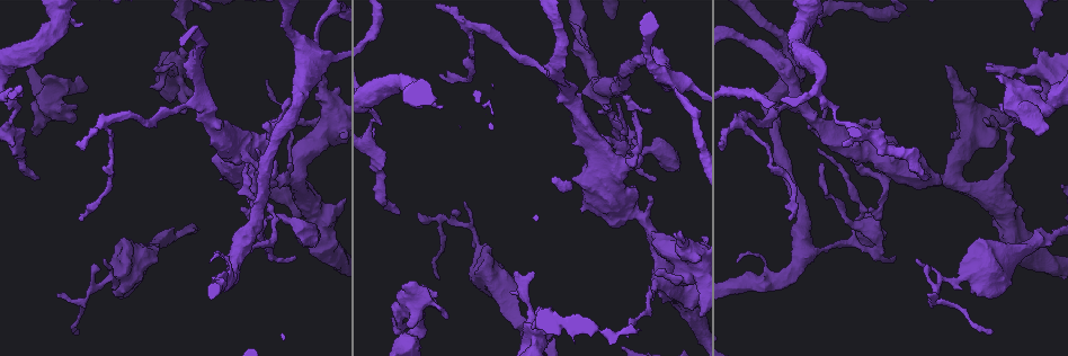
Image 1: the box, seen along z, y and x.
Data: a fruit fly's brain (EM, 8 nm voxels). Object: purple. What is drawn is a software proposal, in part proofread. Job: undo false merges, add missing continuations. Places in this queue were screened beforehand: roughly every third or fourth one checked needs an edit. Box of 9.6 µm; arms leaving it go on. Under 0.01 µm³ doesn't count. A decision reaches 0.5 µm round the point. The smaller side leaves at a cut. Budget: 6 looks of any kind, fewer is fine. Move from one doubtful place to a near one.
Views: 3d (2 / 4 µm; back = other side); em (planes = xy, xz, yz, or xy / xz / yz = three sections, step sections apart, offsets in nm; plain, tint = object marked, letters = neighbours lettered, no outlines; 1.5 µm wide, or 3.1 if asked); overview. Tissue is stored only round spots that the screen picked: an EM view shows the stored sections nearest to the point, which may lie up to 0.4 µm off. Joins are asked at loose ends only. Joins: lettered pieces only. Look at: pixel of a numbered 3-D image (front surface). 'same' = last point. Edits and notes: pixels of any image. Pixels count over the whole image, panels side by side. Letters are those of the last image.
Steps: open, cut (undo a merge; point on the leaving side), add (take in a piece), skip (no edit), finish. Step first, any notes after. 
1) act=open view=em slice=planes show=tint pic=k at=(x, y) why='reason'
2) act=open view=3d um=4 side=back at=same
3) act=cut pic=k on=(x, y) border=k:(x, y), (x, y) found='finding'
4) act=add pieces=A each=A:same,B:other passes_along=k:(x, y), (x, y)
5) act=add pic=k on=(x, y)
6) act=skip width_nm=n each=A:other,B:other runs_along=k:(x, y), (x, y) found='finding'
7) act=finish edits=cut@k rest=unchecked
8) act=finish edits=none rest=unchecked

act=open view=em slice=planes show=letters pic=1 at=(931, 302) why='arms part here'

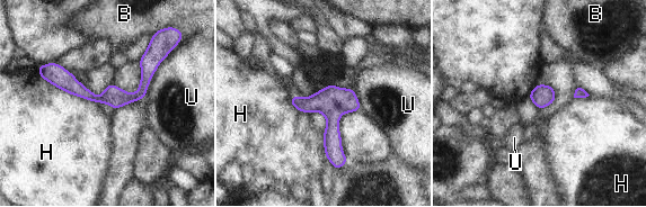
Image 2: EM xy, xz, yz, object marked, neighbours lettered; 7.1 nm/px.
act=skip each=B:other,H:other,U:other runs_along=2:(158, 57), (135, 97), (94, 98), (51, 65) found='one cell here'

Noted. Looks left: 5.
act=open view=3d um=2 pic=1 at=(40, 177) why='long arm stops here'

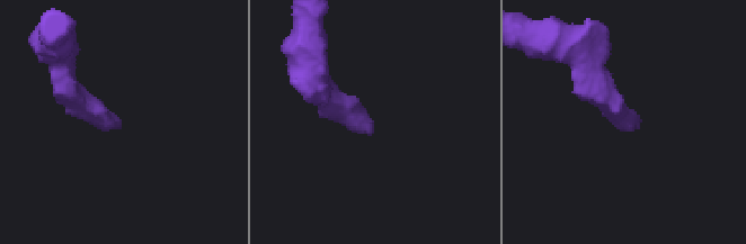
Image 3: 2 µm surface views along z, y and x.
act=open view=em slice=xz step=8 show=letters pic=3 at=(121, 125)

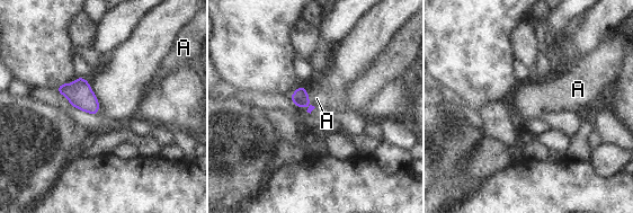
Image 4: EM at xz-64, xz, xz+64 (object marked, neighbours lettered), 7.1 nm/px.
act=open view=em slice=planes show=letters at=same why='another direction'

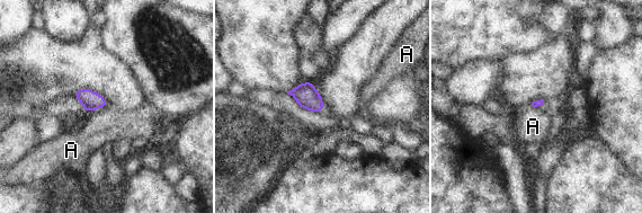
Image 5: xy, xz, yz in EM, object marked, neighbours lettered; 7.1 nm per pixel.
act=skip longest_contact=A:160nm each=A:other border=5:(106, 106), (94, 108), (86, 113) found='none of them fits'

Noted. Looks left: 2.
act=open view=em slice=yz step=4 show=tint pic=1 at=(266, 82) why='tapers out'

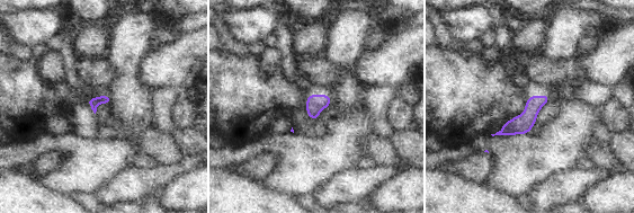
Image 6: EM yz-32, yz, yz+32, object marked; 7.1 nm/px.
act=open view=em slice=planes show=letters at=same

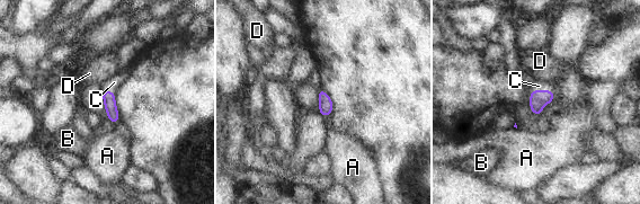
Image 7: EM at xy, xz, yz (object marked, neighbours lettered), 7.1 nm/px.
act=add pieces=C each=A:other,B:other,C:same,D:other passes_along=7:(539, 99), (542, 90), (539, 86) found='the cell continues'

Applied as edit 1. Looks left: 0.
act=finish edits=add@7 rest=unchecked

